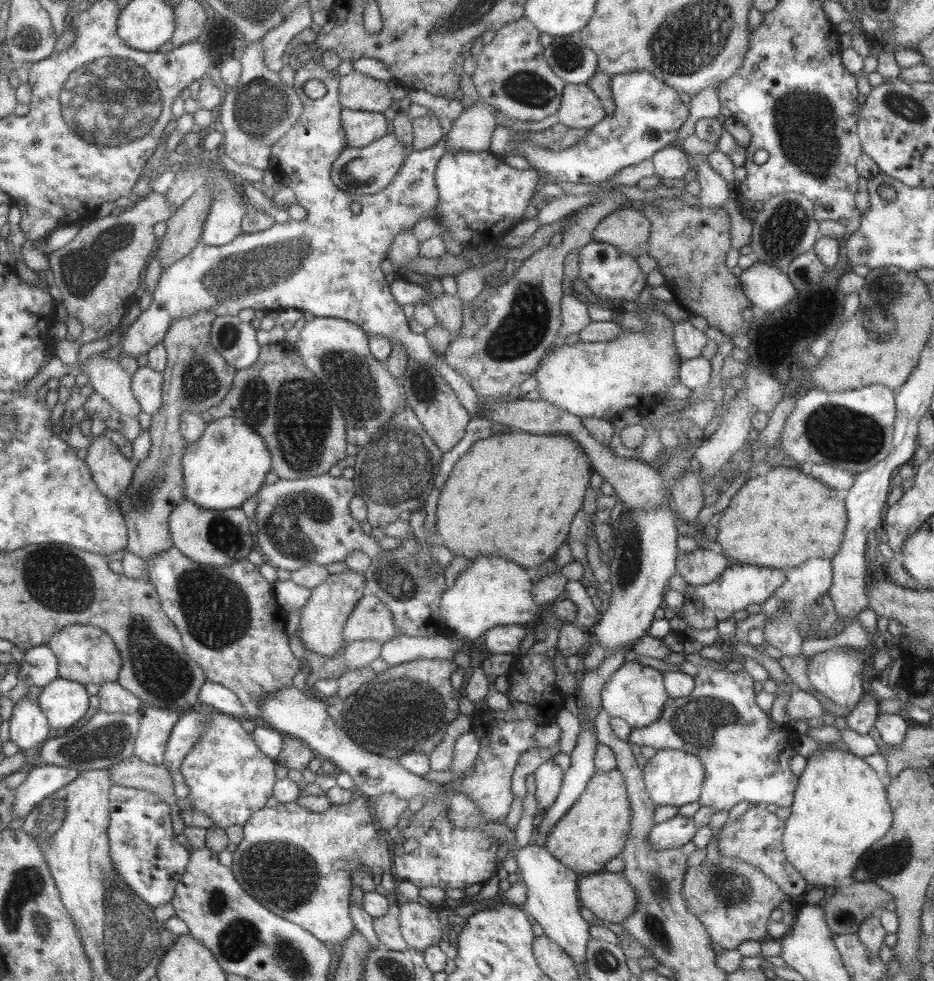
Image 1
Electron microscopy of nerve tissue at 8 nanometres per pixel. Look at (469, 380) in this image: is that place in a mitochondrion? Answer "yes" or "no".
no

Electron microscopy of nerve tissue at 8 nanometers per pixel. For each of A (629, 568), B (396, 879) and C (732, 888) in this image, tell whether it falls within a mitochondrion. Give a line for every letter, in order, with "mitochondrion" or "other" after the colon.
A: mitochondrion
B: other
C: mitochondrion

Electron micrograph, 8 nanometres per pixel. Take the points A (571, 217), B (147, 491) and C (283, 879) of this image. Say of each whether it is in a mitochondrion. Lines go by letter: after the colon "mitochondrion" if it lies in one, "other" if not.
A: other
B: mitochondrion
C: mitochondrion

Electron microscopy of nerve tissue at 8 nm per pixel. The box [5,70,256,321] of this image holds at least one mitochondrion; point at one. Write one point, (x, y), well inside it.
(81, 269)

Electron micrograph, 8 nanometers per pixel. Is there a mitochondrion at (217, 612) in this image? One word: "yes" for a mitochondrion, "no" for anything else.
yes

